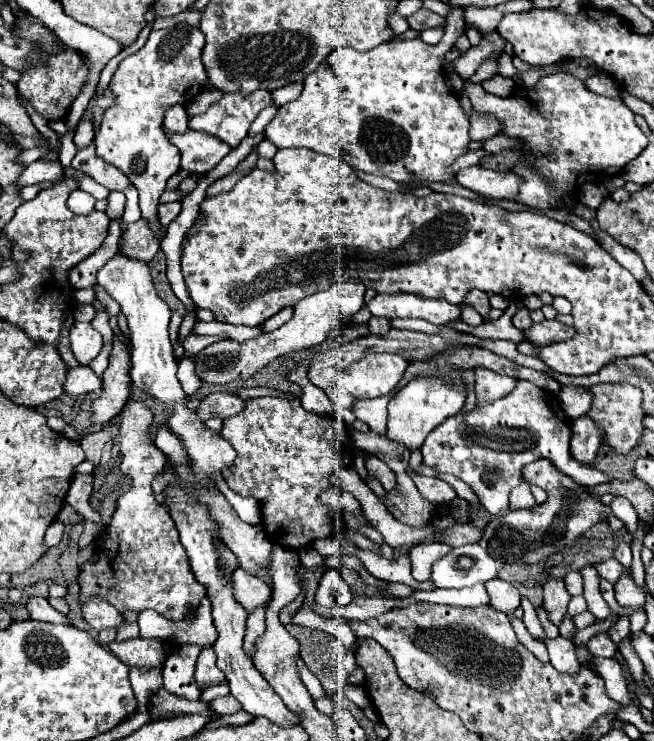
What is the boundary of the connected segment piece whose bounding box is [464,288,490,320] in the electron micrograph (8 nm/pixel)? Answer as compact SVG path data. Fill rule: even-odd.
M470 290L464 298L466 306L472 306L484 320L488 320L488 312L490 312L490 304L488 304L488 296L482 290Z

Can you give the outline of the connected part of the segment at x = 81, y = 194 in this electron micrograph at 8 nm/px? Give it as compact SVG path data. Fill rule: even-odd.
M77 189L74 190L74 192L70 192L66 204L68 204L68 208L70 208L74 214L90 214L90 212L94 210L96 200L94 200L88 192Z

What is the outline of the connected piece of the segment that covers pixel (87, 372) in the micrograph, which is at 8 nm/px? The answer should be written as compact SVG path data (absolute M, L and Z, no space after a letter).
M76 366L70 368L72 370L72 386L70 380L64 382L64 394L72 394L72 396L80 396L80 394L90 394L102 388L102 380L92 372L90 366Z

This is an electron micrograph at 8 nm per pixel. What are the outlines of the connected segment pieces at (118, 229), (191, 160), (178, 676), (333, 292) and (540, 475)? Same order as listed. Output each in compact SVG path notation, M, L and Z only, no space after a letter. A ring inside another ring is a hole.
M110 222L108 236L104 244L84 262L80 262L76 268L70 270L70 284L74 288L88 288L96 284L96 272L116 254L120 248L120 238L122 238L122 224L120 222Z
M166 130L166 134L170 142L176 144L182 152L182 170L188 170L192 174L208 174L232 150L224 142L212 136L204 136L204 132L188 130L184 132L184 136L170 136L170 132Z
M180 646L174 654L168 656L162 676L164 688L184 700L200 700L202 690L194 682L194 664L200 654L198 646Z
M340 282L332 284L326 290L320 290L304 300L300 300L294 306L294 316L276 328L274 332L266 332L264 336L258 336L256 340L248 340L244 344L232 342L232 340L220 340L216 344L210 344L202 352L196 354L196 374L198 378L210 382L210 384L228 384L238 378L248 378L254 372L262 370L268 362L274 358L302 348L312 348L316 344L322 344L330 330L338 324L340 318L346 318L350 314L356 314L364 304L364 292L366 286L360 282Z
M536 460L528 464L522 476L530 484L538 484L540 488L544 488L548 500L542 506L534 506L532 510L508 510L488 522L480 546L492 558L508 564L536 564L572 546L572 542L582 532L586 532L600 520L608 520L614 530L624 528L624 522L612 514L610 506L604 506L600 500L596 500L596 496L586 496L588 492L580 492L580 486L574 480L568 480L568 476L564 476L562 472L556 472L556 466L548 464L548 460Z

